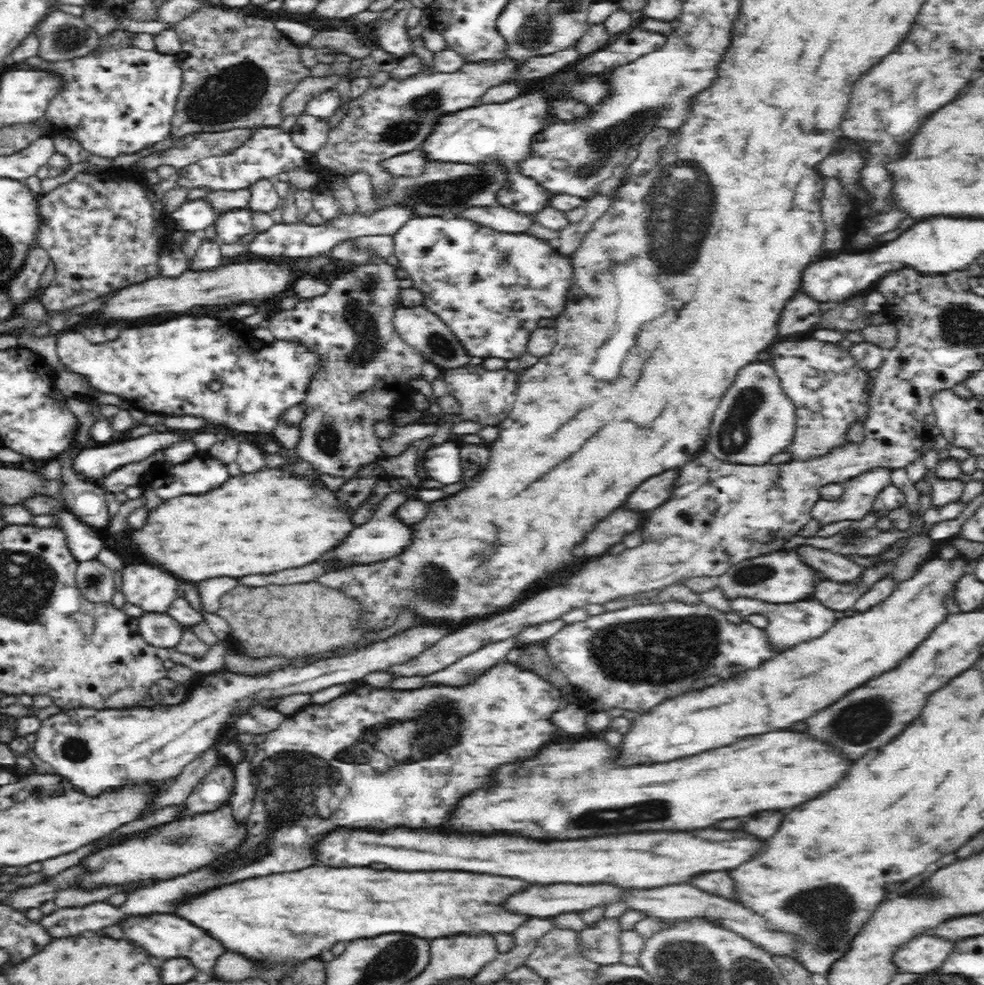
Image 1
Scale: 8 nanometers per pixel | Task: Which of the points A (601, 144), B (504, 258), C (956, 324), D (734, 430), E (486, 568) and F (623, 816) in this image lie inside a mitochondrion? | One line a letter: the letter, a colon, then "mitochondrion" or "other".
A: mitochondrion
B: mitochondrion
C: mitochondrion
D: mitochondrion
E: other
F: mitochondrion

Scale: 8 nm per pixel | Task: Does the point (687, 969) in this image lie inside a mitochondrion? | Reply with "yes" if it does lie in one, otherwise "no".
yes

